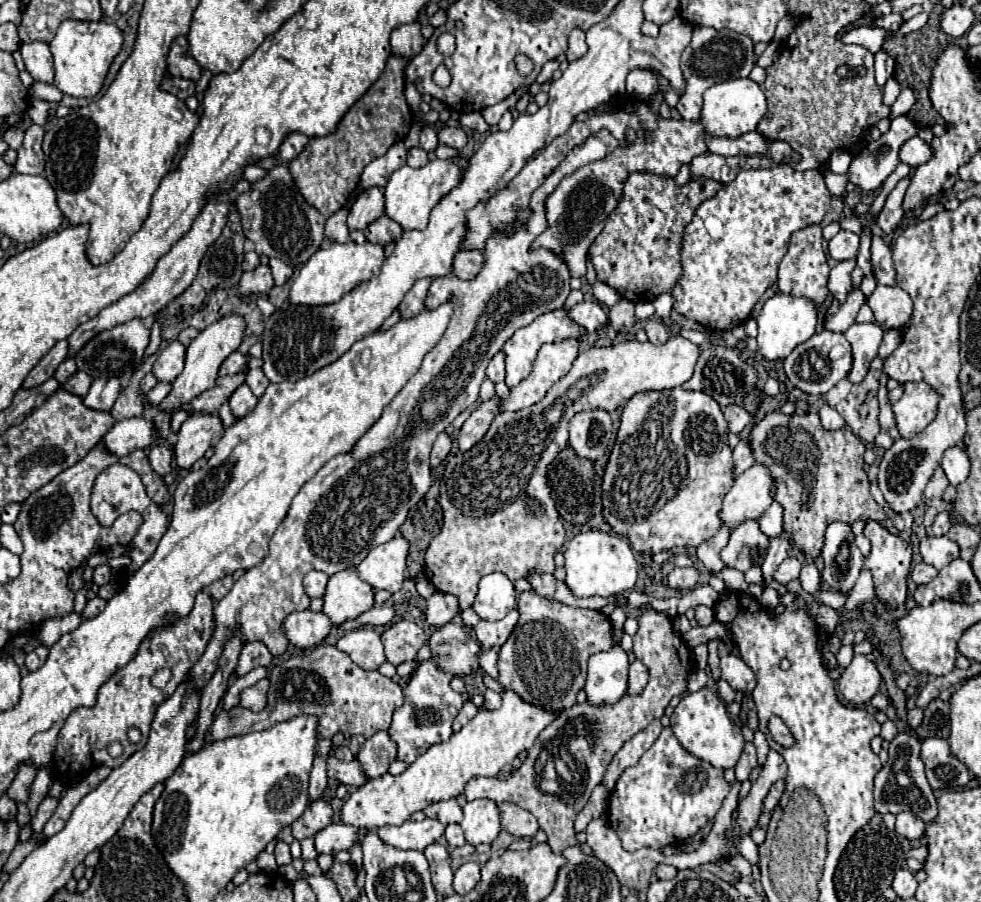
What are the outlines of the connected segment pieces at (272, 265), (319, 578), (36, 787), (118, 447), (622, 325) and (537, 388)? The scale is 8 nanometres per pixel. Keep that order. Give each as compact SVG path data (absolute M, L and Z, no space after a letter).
M269 259L269 269L271 269L271 275L273 275L275 285L283 285L291 277L291 273L293 273L293 267L285 265L279 259Z
M309 571L309 573L305 575L305 581L303 581L305 593L307 593L311 599L313 599L313 597L323 597L327 579L329 579L329 577L327 577L325 573L321 573L321 571Z
M39 769L37 775L35 775L35 779L33 779L31 793L29 793L29 803L27 803L31 817L35 815L37 805L39 805L39 803L43 801L43 797L47 795L51 783L53 783L53 775L51 775L51 771L49 771L49 769Z
M145 417L117 421L103 437L105 449L117 457L129 455L135 449L149 449L153 441L155 441L153 423L147 421Z
M621 299L615 307L609 309L609 321L611 321L611 327L617 333L631 331L637 323L635 321L635 303L631 303L627 299Z
M579 339L547 343L539 349L531 375L511 389L509 399L501 401L501 411L519 411L535 405L545 397L555 381L559 381L573 365L579 353Z

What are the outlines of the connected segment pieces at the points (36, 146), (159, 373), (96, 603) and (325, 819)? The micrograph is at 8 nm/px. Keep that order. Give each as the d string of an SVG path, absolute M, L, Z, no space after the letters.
M31 125L29 129L25 129L23 145L17 151L17 163L15 163L17 173L29 173L29 175L43 173L45 169L45 155L41 151L43 137L45 137L45 127L41 125Z
M175 341L167 349L163 349L163 353L157 357L151 373L157 377L157 381L169 383L181 373L183 361L185 361L185 347L179 341Z
M95 597L91 601L87 601L85 605L85 611L83 611L83 619L91 619L91 617L97 617L97 613L101 613L101 609L107 605L105 599L101 597Z
M319 799L315 801L311 807L305 809L305 813L293 821L291 829L293 829L293 837L297 841L307 839L307 837L315 837L321 829L325 829L325 825L329 825L333 819L333 809L327 801Z

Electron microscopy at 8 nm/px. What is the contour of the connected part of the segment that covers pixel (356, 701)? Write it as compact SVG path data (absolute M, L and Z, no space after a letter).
M317 645L315 649L309 651L309 655L297 655L297 657L287 659L285 663L281 663L273 669L273 677L275 677L275 691L271 691L271 695L269 695L267 709L263 709L259 713L253 713L253 711L249 711L241 705L233 707L231 711L219 709L217 715L213 717L213 723L207 731L207 735L205 735L205 743L215 743L215 741L221 741L221 739L227 739L227 737L237 737L237 735L245 735L245 733L251 733L251 731L269 729L275 723L289 721L297 715L319 717L319 723L317 723L317 737L319 739L331 739L335 733L343 733L345 737L363 735L365 739L369 739L377 731L387 731L389 725L391 725L393 711L403 705L403 691L397 683L383 677L379 671L361 669L359 665L355 665L351 661L349 655L337 651L337 647L333 647L333 645Z

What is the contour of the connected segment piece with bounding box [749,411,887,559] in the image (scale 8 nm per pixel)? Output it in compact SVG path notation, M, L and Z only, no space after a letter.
M767 413L759 423L753 425L749 433L749 447L753 449L753 459L759 465L765 465L771 471L771 477L775 481L775 501L783 507L783 533L797 545L805 557L815 559L821 555L823 541L825 541L825 529L833 521L841 523L855 523L857 519L863 521L885 521L887 513L883 507L875 503L869 491L869 481L867 473L863 471L863 453L865 445L849 431L827 431L821 427L819 417L809 417L813 413L807 413L807 419L801 421L799 427L807 431L789 431L789 417L783 413Z

